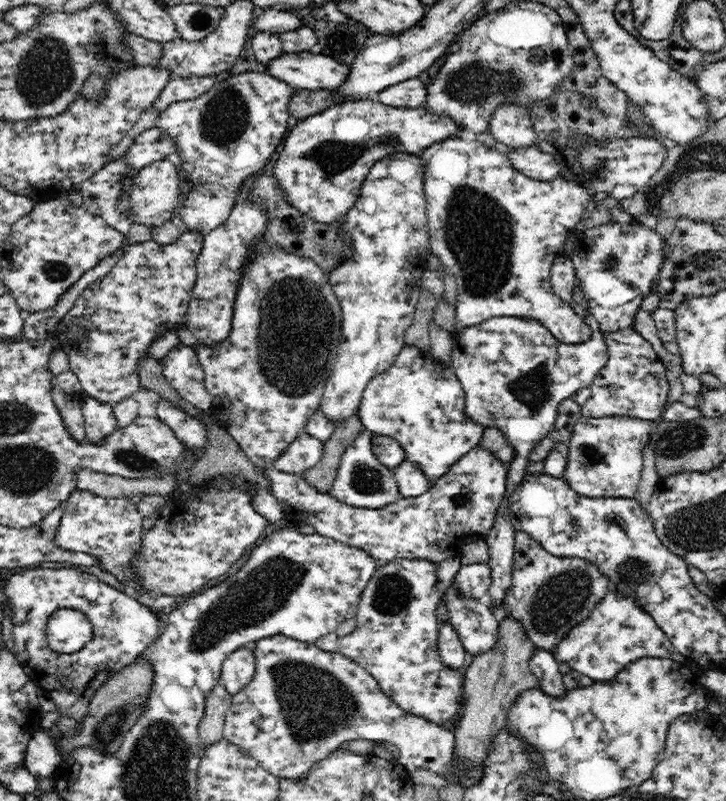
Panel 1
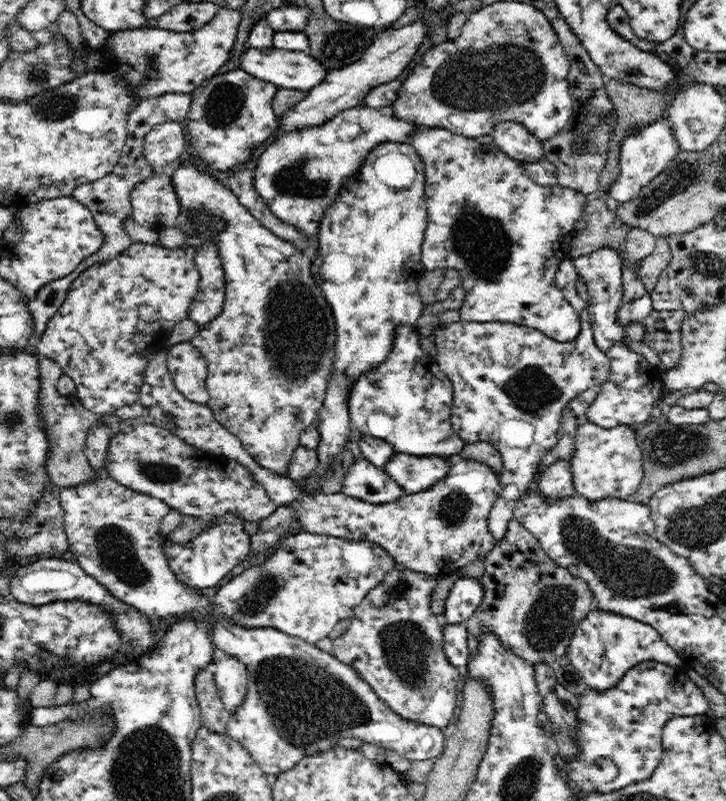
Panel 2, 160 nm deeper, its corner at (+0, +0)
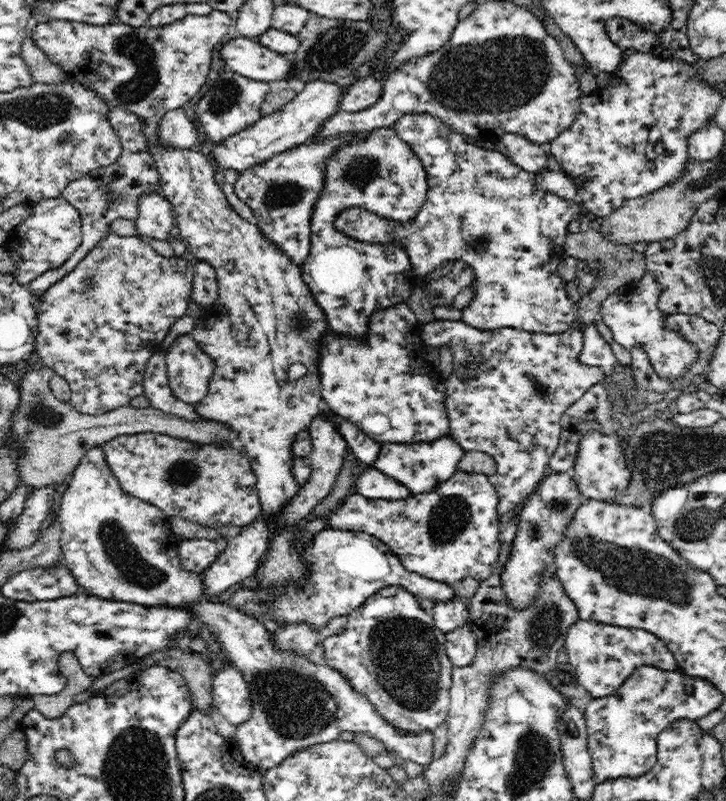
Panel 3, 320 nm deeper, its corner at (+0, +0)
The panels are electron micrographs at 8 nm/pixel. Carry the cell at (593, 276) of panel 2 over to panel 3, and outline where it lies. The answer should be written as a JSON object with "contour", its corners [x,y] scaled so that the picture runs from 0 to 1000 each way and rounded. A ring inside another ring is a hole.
{"contour":[[[818,398],[803,409],[803,418],[803,437],[799,442],[802,452],[810,457],[826,457],[840,462],[850,453],[848,444],[837,427],[824,416]]]}

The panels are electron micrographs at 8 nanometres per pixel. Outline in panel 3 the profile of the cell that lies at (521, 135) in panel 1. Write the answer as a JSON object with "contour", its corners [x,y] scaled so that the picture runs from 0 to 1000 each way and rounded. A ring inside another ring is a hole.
{"contour":[[[697,164],[685,172],[685,181],[686,189],[697,197],[730,216],[747,215],[748,211],[758,208],[753,184],[738,180],[720,169]]]}

